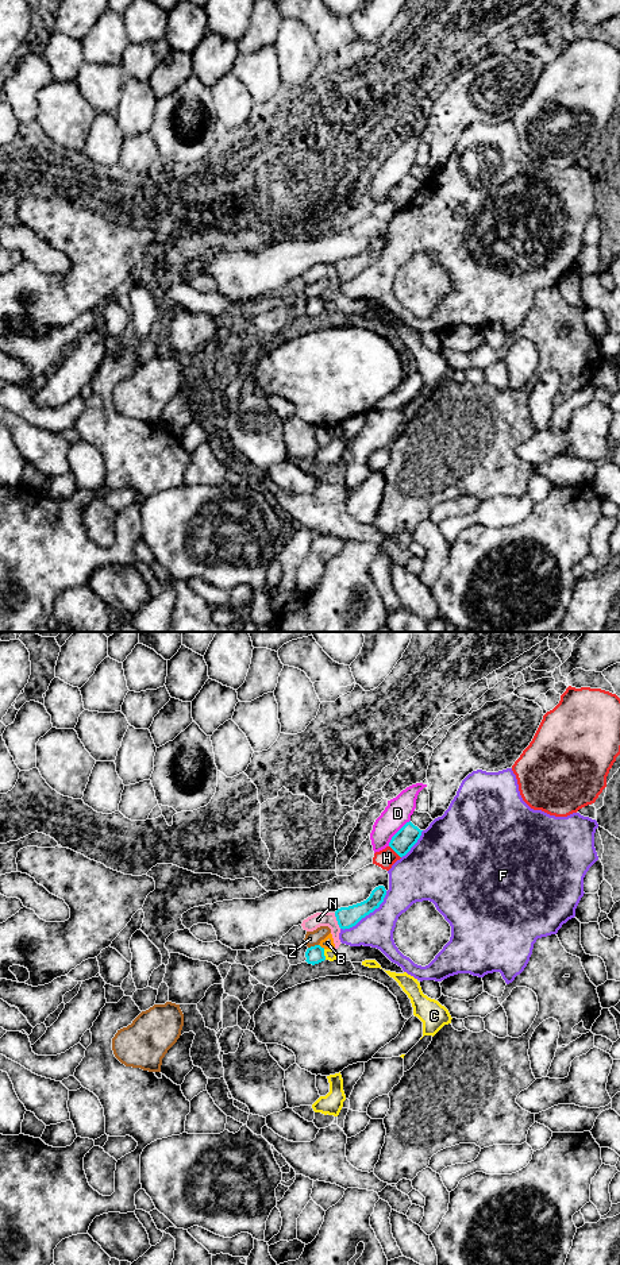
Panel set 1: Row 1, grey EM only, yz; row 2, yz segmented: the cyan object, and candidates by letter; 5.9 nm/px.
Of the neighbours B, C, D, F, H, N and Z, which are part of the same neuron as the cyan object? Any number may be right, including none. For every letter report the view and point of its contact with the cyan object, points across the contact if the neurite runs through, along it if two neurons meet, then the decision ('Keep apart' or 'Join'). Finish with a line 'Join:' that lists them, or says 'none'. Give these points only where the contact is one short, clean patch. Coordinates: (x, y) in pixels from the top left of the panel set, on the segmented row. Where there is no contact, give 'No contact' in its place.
B: Touches cyan at yz (320, 947). Keep apart
C: Touches cyan at yz (323, 955). Keep apart
D: Touches cyan at yz (396, 833). Keep apart
F: Touches cyan at yz (366, 914). Keep apart
H: Touches cyan at yz (395, 851). Keep apart
N: Touches cyan at yz (338, 921). Boundary: yz (334, 913), (341, 928). Keep apart
Z: Touches cyan at yz (312, 947). Keep apart
Join: none

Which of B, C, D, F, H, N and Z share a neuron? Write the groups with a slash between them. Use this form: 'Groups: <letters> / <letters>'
Groups: B N / C / D / F / H / Z

